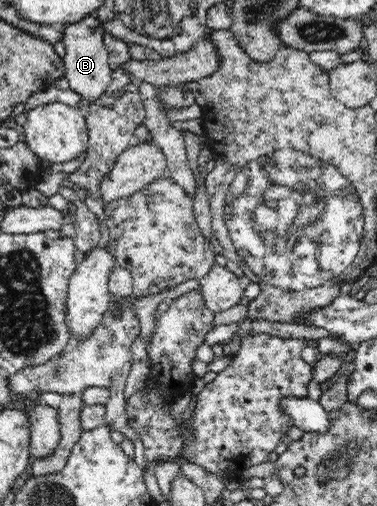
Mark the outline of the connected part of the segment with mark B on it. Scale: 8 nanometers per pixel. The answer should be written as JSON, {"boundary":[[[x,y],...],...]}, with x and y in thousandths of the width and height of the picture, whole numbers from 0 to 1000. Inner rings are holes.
{"boundary":[[[231,34],[167,51],[172,148],[183,174],[236,208],[252,208],[289,176],[302,142],[286,123],[286,97],[276,87],[276,57],[257,36]]]}

